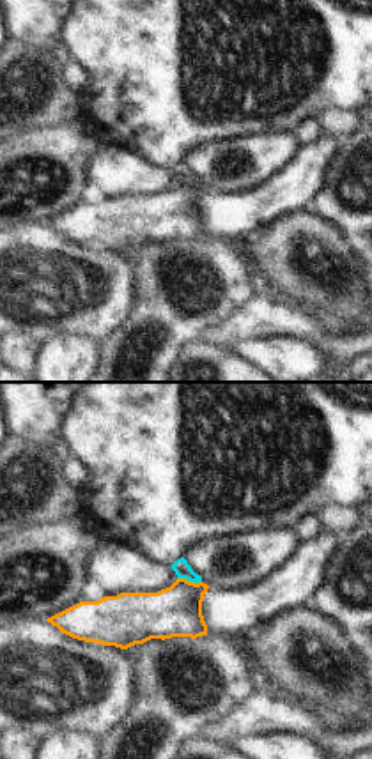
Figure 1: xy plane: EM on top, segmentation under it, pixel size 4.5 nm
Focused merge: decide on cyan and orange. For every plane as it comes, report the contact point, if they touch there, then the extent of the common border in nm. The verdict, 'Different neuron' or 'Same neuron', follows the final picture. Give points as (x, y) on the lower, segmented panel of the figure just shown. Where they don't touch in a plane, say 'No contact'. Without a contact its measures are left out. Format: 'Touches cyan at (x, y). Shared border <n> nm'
Touches cyan at (190, 581). Shared border 110 nm

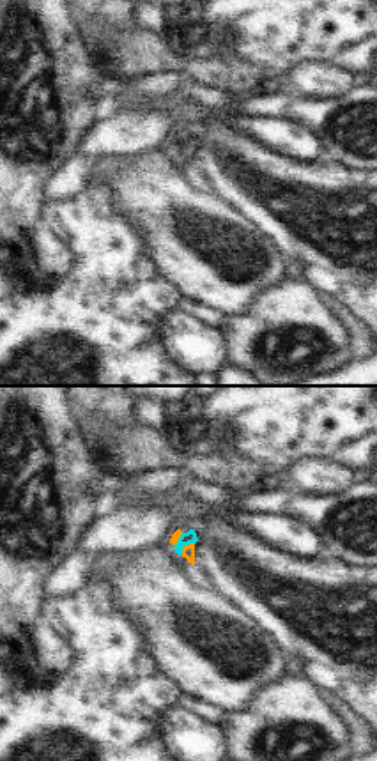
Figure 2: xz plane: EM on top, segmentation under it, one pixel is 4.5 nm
Touches cyan at (183, 547). Shared border 90 nm

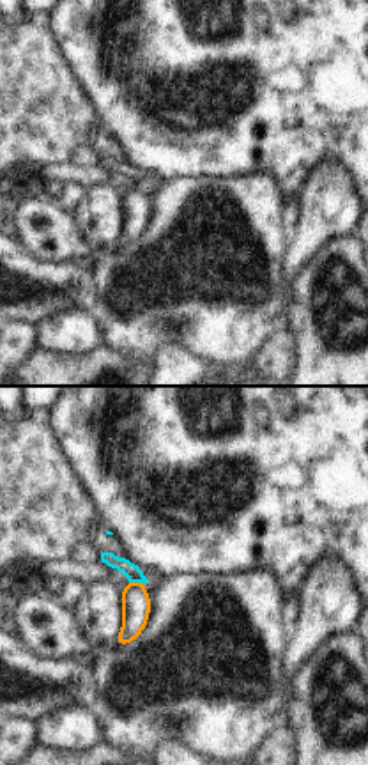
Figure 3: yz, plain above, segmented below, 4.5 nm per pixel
Touches cyan at (137, 581). Shared border 70 nm

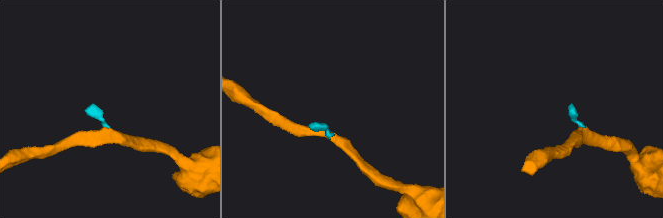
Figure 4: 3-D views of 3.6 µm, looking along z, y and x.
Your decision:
Different neuron

